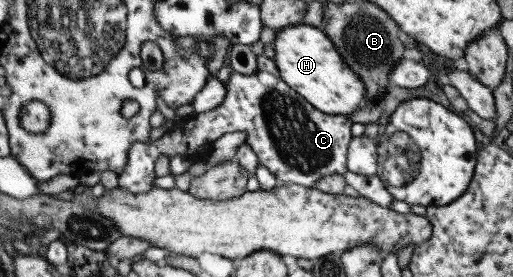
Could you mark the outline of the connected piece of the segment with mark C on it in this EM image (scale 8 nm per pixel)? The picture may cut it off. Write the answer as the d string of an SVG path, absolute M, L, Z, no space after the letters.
M256 56L257 67L254 70L254 74L238 74L238 72L232 72L229 75L229 78L222 82L226 85L226 96L224 96L224 100L222 100L222 104L220 106L215 106L213 109L207 110L206 112L201 112L200 114L195 114L192 116L190 120L184 122L182 126L175 126L164 133L161 137L154 141L148 142L148 144L144 144L144 142L133 142L128 148L128 154L126 154L126 166L124 166L124 170L117 175L118 186L122 188L122 190L126 190L126 192L130 192L130 194L146 194L146 192L150 192L152 188L154 188L154 162L156 162L156 158L158 156L166 156L166 158L172 158L172 156L180 156L181 158L186 158L186 160L192 162L194 159L198 161L206 161L205 157L208 157L210 153L210 149L212 146L212 142L216 142L220 136L224 134L230 134L232 132L244 132L244 144L248 144L250 146L250 150L254 152L257 156L257 161L259 164L262 164L264 168L268 169L270 174L274 175L274 178L280 184L286 185L300 185L306 188L312 188L314 186L314 182L320 180L322 176L326 176L326 174L344 174L347 171L345 165L345 156L347 151L348 143L350 139L353 137L352 132L350 132L351 120L343 115L328 115L323 114L322 111L316 110L310 103L306 102L302 96L300 96L297 92L294 92L282 79L280 79L280 73L278 73L278 69L276 69L275 63L270 58L266 58L266 56Z

